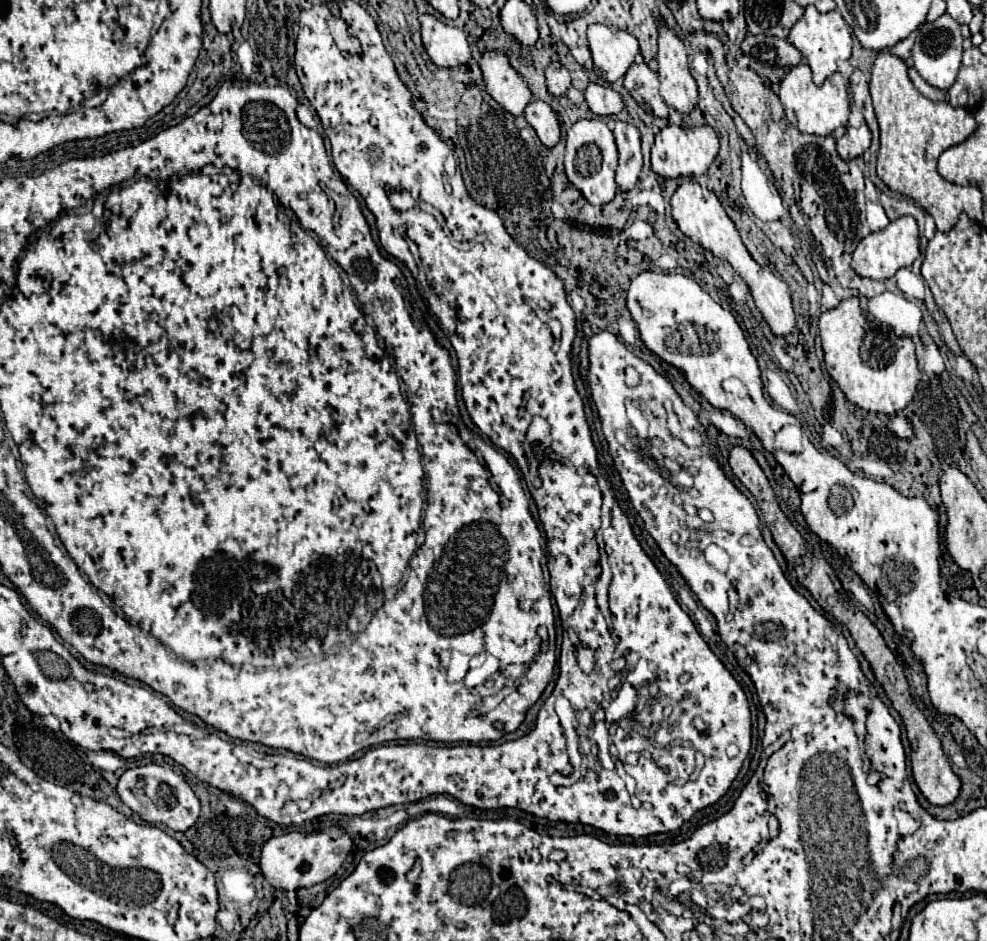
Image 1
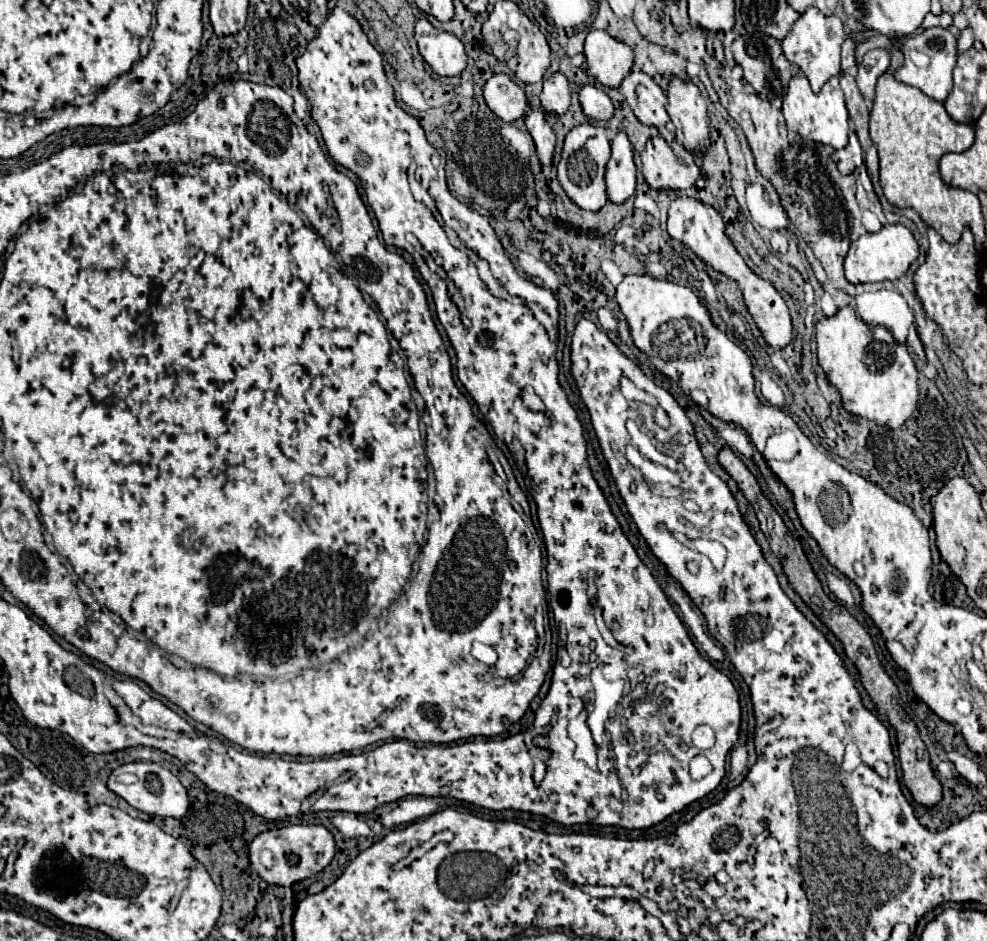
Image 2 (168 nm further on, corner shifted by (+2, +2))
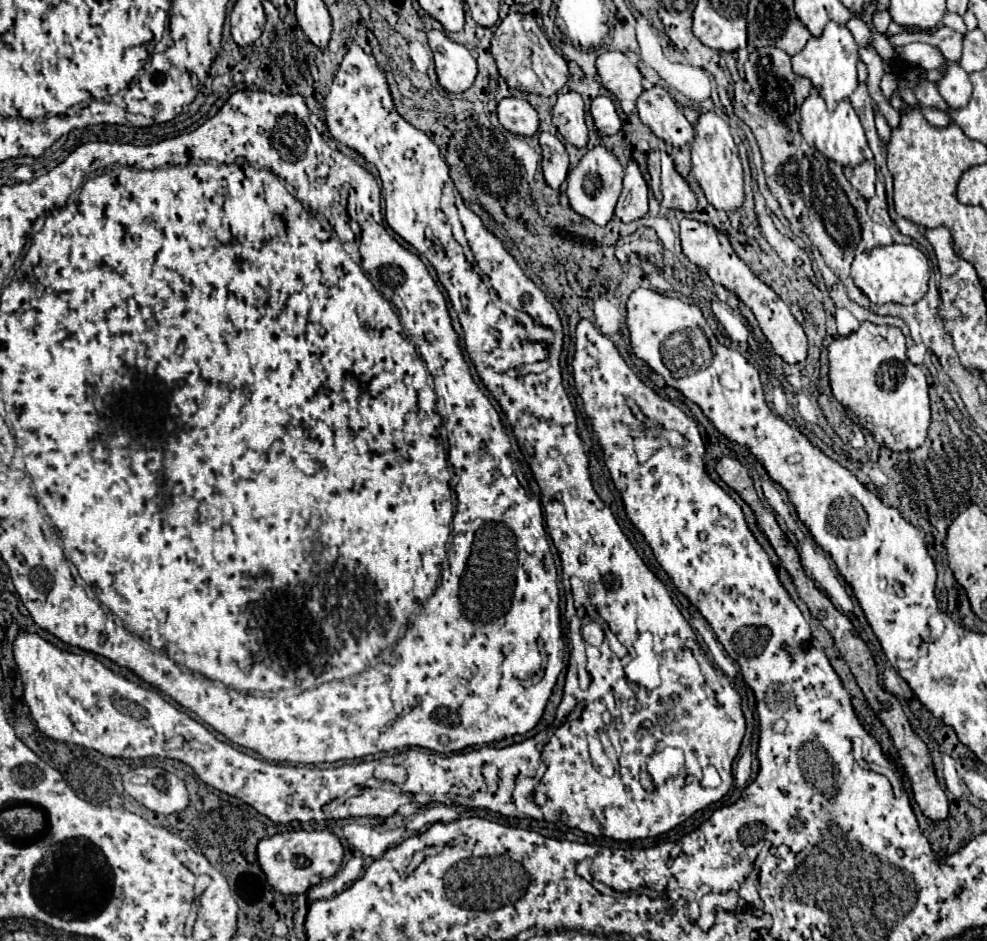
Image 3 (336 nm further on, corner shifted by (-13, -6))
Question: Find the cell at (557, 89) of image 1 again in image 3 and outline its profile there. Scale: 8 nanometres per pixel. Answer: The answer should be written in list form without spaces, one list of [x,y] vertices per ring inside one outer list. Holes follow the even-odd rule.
[[[560,92],[552,108],[552,124],[576,148],[588,144],[588,128],[584,122],[584,102],[576,92]]]

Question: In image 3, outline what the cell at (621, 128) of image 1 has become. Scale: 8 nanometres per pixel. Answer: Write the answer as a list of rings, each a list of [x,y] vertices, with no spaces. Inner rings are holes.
[[[630,162],[624,174],[624,188],[616,204],[616,218],[622,222],[634,222],[648,212],[648,186],[638,170],[636,162]]]

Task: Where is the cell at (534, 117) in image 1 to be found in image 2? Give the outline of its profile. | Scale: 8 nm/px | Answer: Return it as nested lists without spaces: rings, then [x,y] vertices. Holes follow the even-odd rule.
[[[529,110],[529,114],[525,116],[525,124],[527,124],[529,134],[535,140],[535,148],[537,148],[539,160],[543,164],[549,164],[551,156],[553,156],[553,148],[555,148],[557,136],[555,136],[553,128],[549,126],[549,122],[545,120],[545,112],[543,110]]]

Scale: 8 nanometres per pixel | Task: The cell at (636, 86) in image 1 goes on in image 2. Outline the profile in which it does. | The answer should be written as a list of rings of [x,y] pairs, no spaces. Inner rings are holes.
[[[631,72],[621,82],[621,94],[641,124],[665,126],[669,114],[665,110],[667,96],[659,84],[645,72]]]

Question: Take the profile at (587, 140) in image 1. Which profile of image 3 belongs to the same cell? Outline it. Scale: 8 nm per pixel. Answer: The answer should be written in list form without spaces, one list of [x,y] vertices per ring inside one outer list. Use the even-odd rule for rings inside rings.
[[[604,146],[592,148],[590,152],[584,154],[578,166],[568,174],[566,196],[568,196],[570,208],[580,216],[592,220],[594,224],[606,226],[614,216],[614,206],[622,192],[622,178],[624,178],[624,168],[616,160],[616,156]]]

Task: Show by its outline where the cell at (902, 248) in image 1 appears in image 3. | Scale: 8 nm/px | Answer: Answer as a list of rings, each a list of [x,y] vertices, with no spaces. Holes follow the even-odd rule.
[[[890,244],[872,248],[868,252],[862,252],[852,262],[852,280],[854,284],[874,302],[874,304],[916,304],[928,290],[928,278],[930,268],[926,256],[912,244]]]

